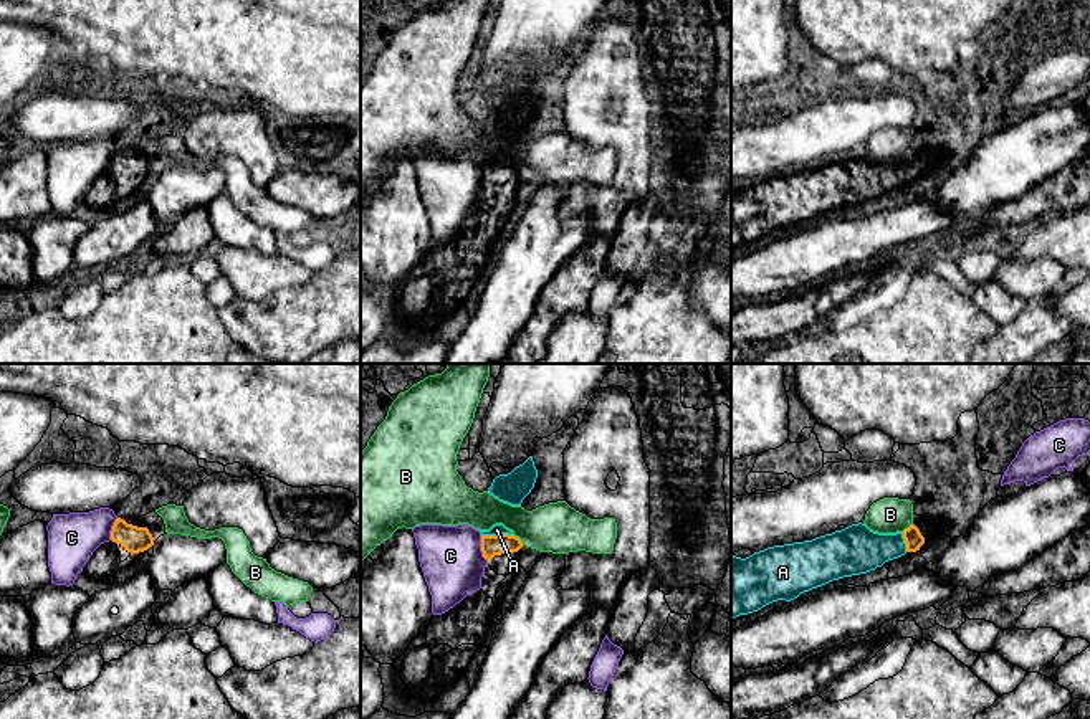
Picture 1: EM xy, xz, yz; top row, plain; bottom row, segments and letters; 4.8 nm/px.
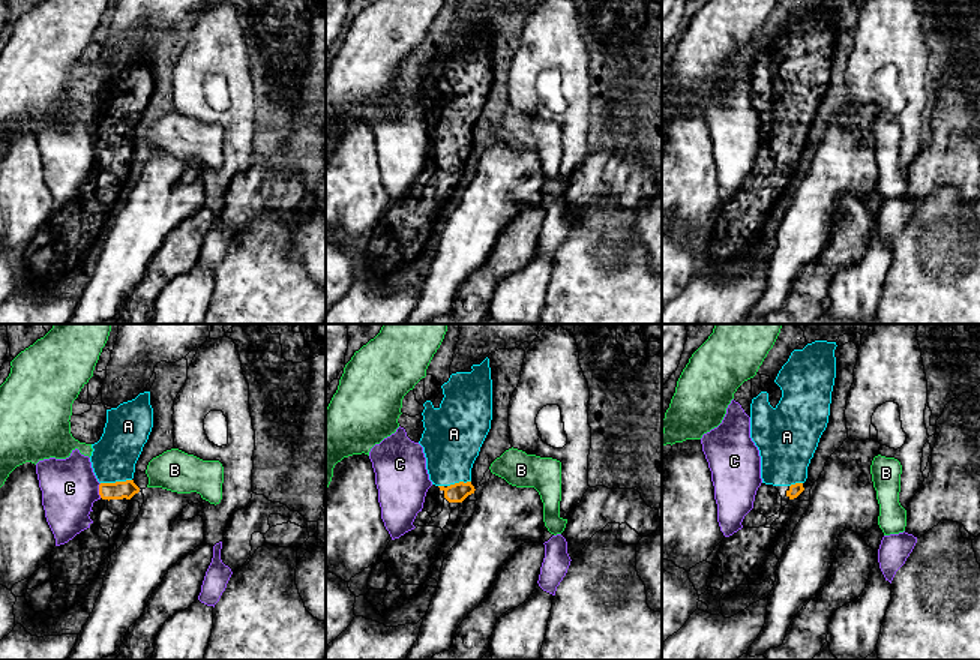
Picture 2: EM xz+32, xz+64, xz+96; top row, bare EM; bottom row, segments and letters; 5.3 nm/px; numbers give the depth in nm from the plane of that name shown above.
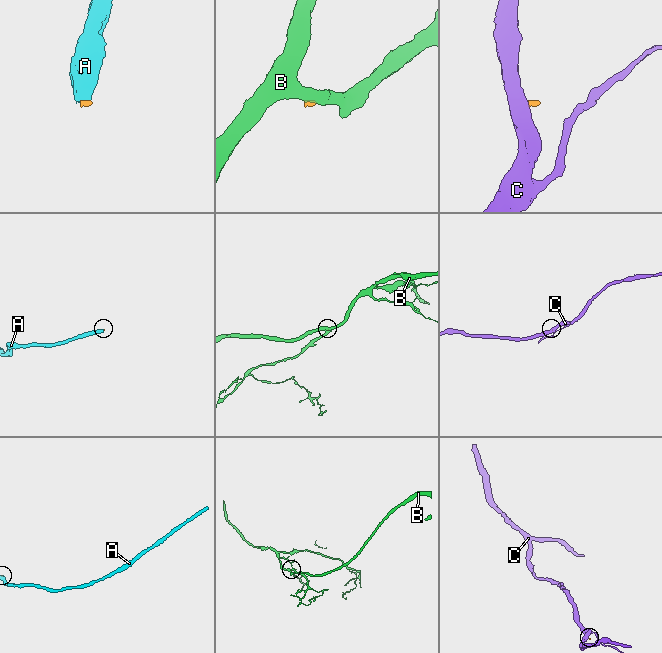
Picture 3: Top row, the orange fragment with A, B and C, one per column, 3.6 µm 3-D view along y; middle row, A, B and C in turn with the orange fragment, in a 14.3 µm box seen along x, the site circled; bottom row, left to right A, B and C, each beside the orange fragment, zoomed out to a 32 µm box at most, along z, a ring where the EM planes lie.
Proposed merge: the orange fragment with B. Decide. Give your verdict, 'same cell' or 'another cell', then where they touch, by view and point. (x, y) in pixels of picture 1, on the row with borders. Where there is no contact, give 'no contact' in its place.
another cell; meets orange in xz at (520, 539)

